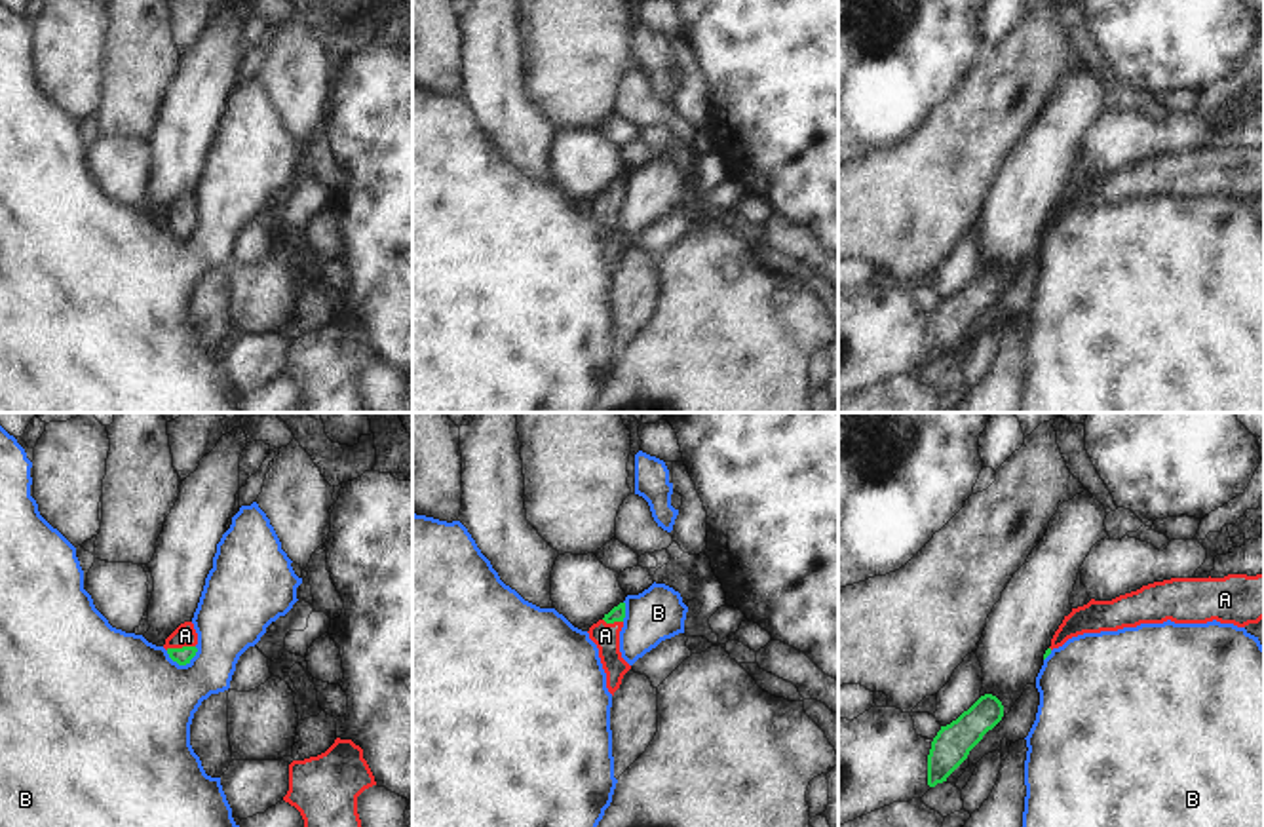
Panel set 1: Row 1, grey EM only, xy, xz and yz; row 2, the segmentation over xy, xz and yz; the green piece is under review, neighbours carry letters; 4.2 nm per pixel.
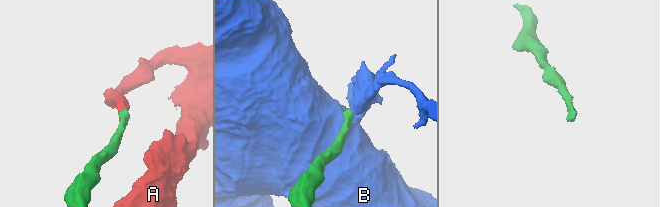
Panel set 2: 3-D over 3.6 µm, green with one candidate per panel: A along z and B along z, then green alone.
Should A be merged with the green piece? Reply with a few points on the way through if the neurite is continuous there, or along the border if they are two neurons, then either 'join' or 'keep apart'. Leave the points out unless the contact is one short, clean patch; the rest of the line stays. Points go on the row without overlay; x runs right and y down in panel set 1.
way xy (183, 230), (179, 223), (185, 210); join

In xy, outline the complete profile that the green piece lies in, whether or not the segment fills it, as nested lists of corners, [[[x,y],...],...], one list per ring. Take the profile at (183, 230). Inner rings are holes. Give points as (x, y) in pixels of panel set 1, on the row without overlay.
[[[184,196],[165,213],[163,222],[173,236],[177,236],[179,240],[186,240],[198,226],[196,219],[198,207],[194,203],[194,198]]]

